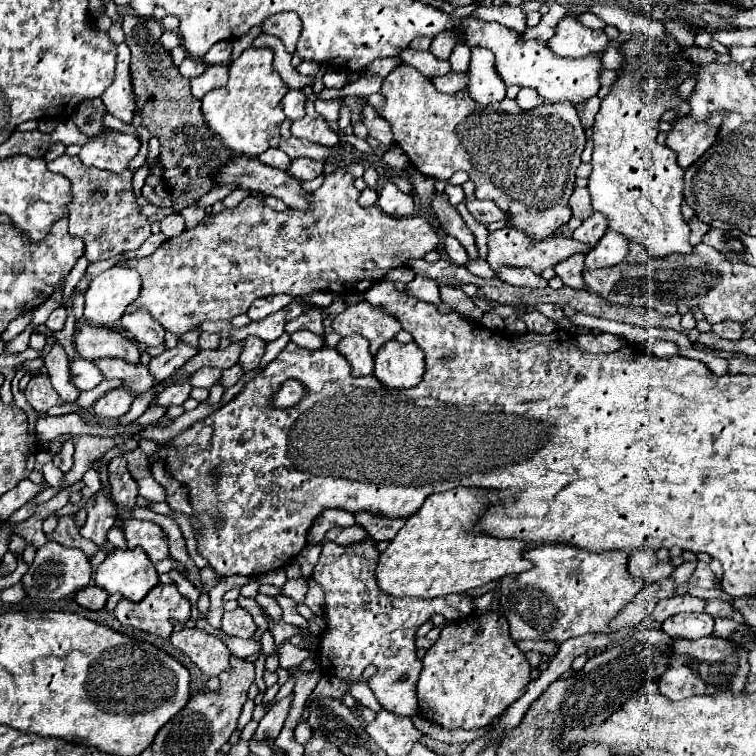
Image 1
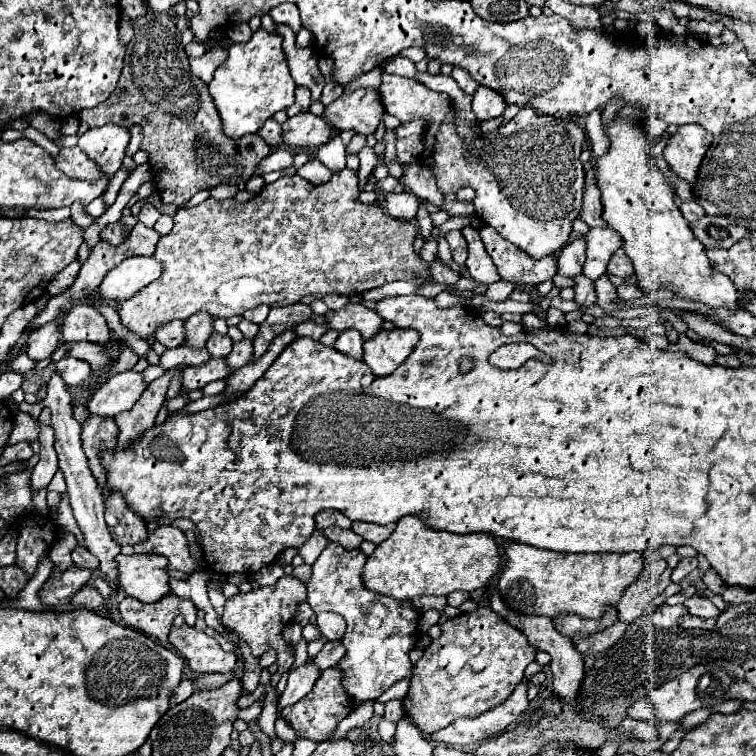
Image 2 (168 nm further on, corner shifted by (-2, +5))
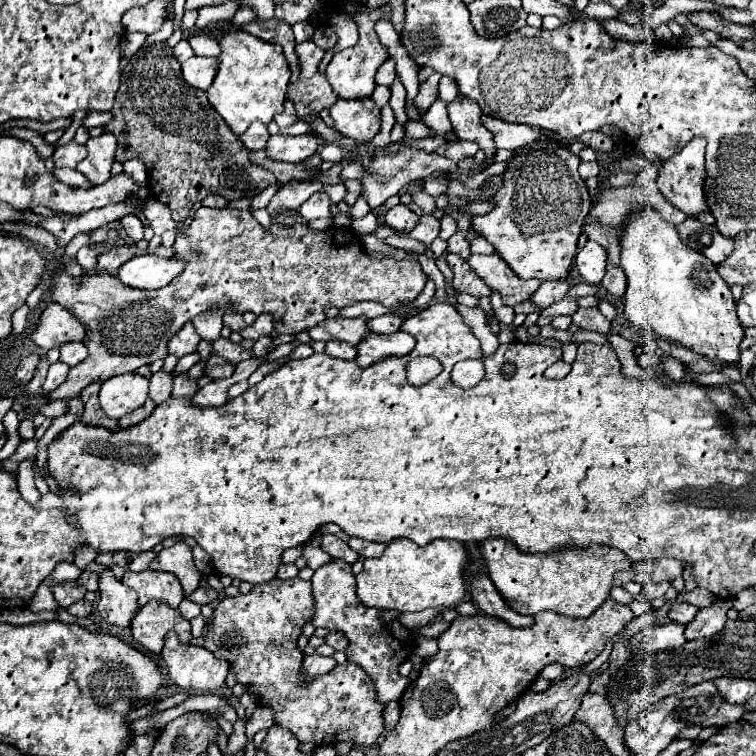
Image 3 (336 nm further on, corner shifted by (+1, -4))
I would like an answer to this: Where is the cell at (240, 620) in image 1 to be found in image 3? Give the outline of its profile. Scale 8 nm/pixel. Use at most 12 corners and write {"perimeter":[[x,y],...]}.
{"perimeter":[[311,581],[215,603],[203,647],[315,745],[375,745],[383,709],[343,663],[305,677]]}

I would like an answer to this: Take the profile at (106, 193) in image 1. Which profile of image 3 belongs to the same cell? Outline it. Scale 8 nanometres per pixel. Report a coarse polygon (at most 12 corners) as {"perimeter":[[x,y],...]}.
{"perimeter":[[73,139],[55,147],[55,167],[75,169],[87,157],[85,145]]}

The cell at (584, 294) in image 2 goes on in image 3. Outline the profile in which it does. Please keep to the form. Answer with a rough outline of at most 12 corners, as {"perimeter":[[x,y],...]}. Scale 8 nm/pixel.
{"perimeter":[[579,309],[573,325],[601,335],[611,333],[611,323],[599,309]]}

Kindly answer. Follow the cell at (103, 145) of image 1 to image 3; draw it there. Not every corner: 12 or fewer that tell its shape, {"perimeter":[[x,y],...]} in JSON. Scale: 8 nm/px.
{"perimeter":[[115,135],[89,139],[77,165],[95,185],[107,181],[117,149]]}

